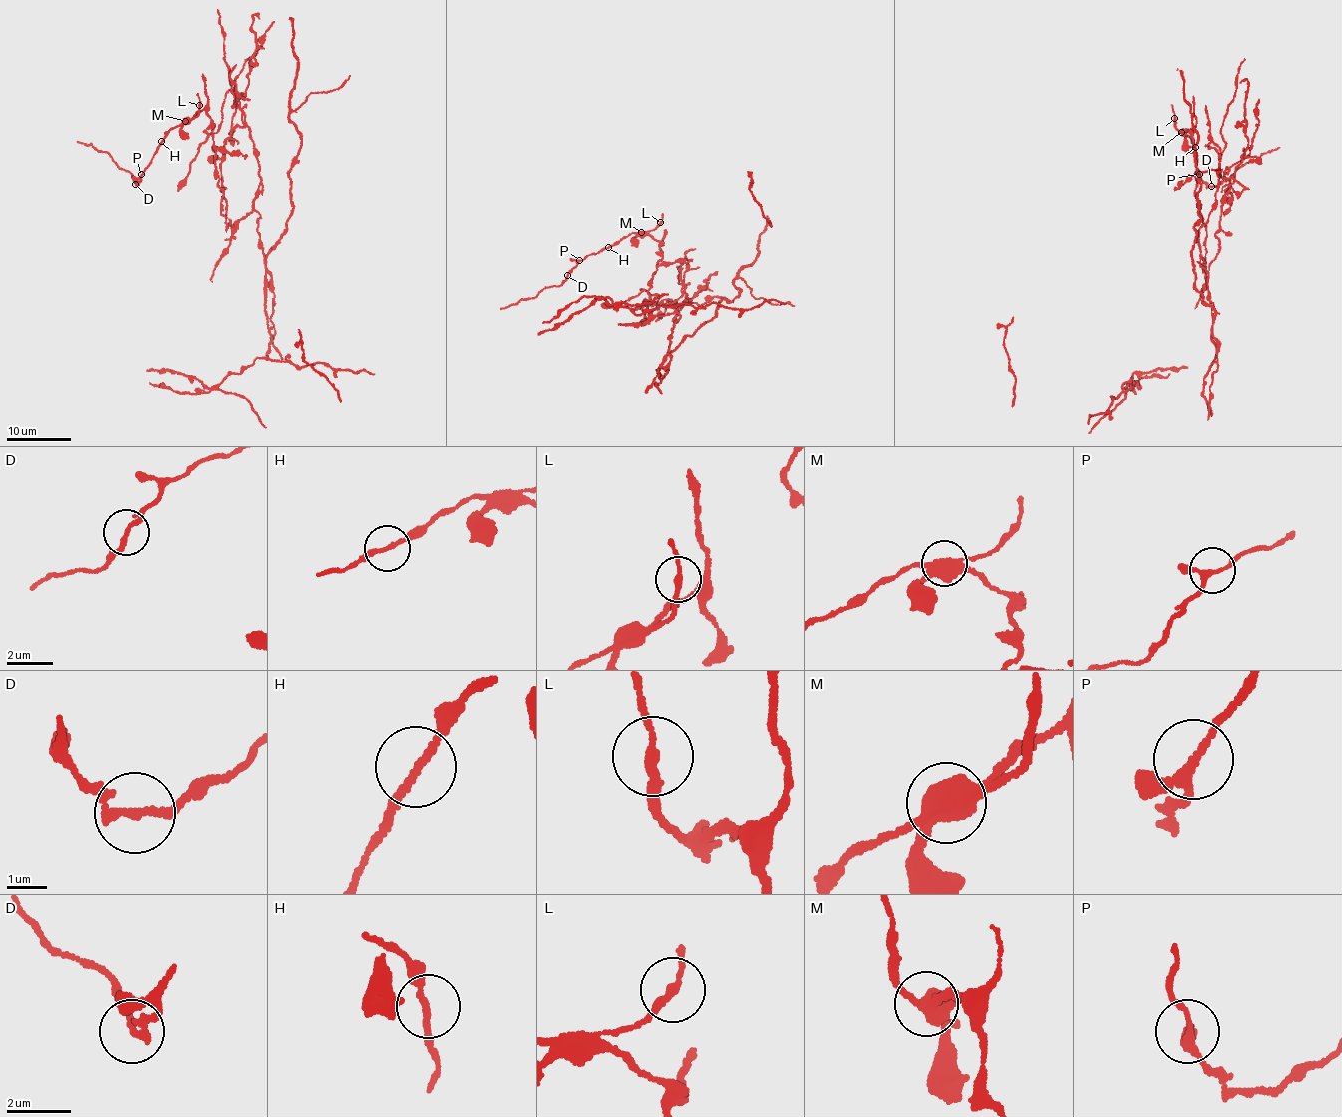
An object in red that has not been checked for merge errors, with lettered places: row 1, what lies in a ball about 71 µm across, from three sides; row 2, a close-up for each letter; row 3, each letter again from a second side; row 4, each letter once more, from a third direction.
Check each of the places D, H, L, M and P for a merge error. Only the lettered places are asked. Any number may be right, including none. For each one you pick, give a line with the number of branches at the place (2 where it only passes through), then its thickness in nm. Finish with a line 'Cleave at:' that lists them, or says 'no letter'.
D: branches 2; calibre 190 nm
M: branches 4; calibre 480 nm
Cleave at: D, M

